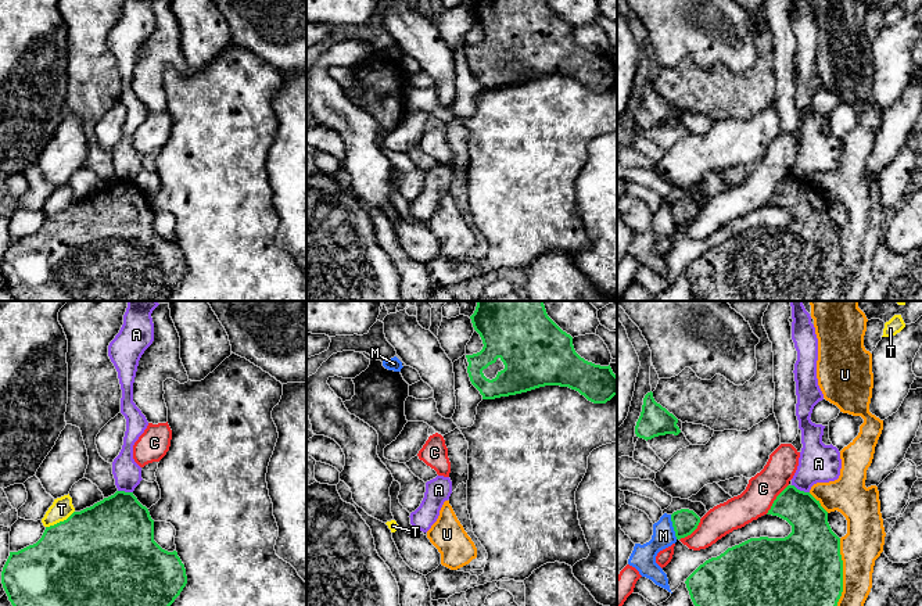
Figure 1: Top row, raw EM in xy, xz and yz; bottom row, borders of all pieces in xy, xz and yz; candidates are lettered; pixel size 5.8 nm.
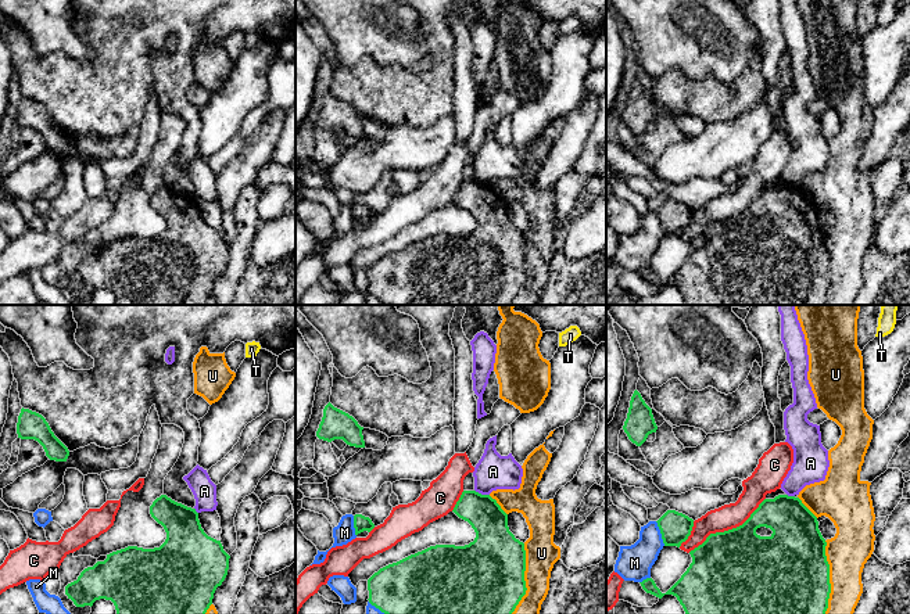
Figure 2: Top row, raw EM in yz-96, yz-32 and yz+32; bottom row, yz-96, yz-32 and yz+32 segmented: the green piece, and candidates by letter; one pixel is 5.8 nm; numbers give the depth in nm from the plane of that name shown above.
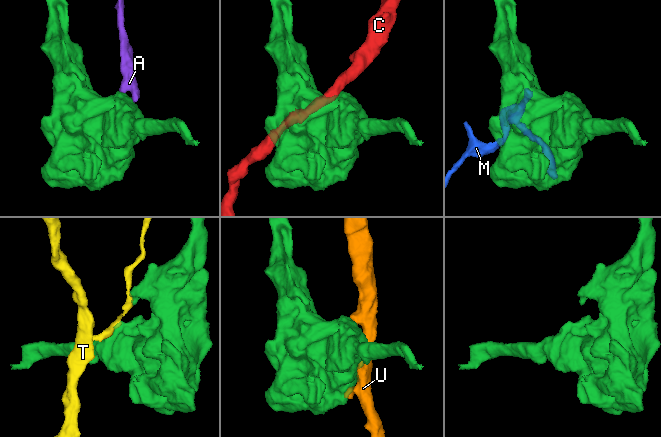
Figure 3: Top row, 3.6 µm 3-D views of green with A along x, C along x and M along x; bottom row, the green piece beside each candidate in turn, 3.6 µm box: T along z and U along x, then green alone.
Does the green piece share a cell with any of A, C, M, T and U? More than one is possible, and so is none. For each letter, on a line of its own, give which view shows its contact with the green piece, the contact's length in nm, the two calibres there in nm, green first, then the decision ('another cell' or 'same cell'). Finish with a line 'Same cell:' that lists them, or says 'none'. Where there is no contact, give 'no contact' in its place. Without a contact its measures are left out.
A: yz | 120 nm | 220/220 nm | another cell
C: yz | 220 nm | 220/180 nm | another cell
M: yz | 150 nm | 150/140 nm | another cell
T: xy | 190 nm | 500/120 nm | another cell
U: yz | 420 nm | 500/240 nm | another cell
Same cell: none

